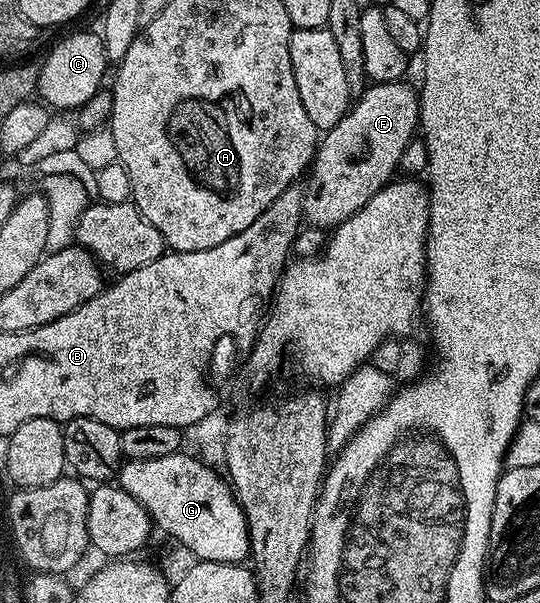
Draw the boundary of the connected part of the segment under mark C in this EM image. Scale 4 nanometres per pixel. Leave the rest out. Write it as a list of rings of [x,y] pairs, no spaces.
[[[79,31],[76,35],[67,35],[48,53],[47,60],[42,60],[39,69],[38,98],[56,112],[74,112],[83,107],[85,101],[99,94],[104,86],[103,74],[106,73],[107,66],[109,60],[103,48],[102,34],[95,32],[94,35],[91,31]]]

